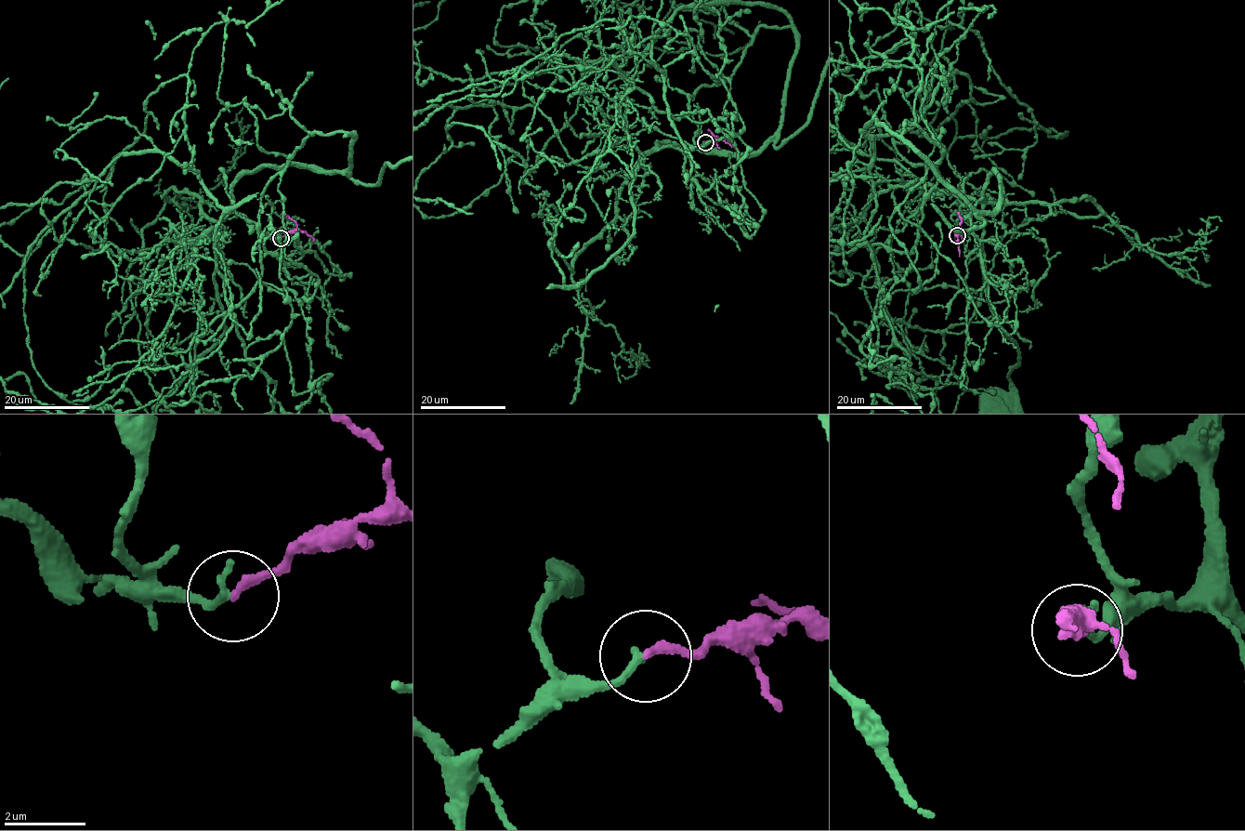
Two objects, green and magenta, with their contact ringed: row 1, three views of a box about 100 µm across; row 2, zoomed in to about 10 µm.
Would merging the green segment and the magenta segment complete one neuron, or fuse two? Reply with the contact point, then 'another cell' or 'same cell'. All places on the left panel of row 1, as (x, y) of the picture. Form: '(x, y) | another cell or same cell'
(281, 238) | same cell

